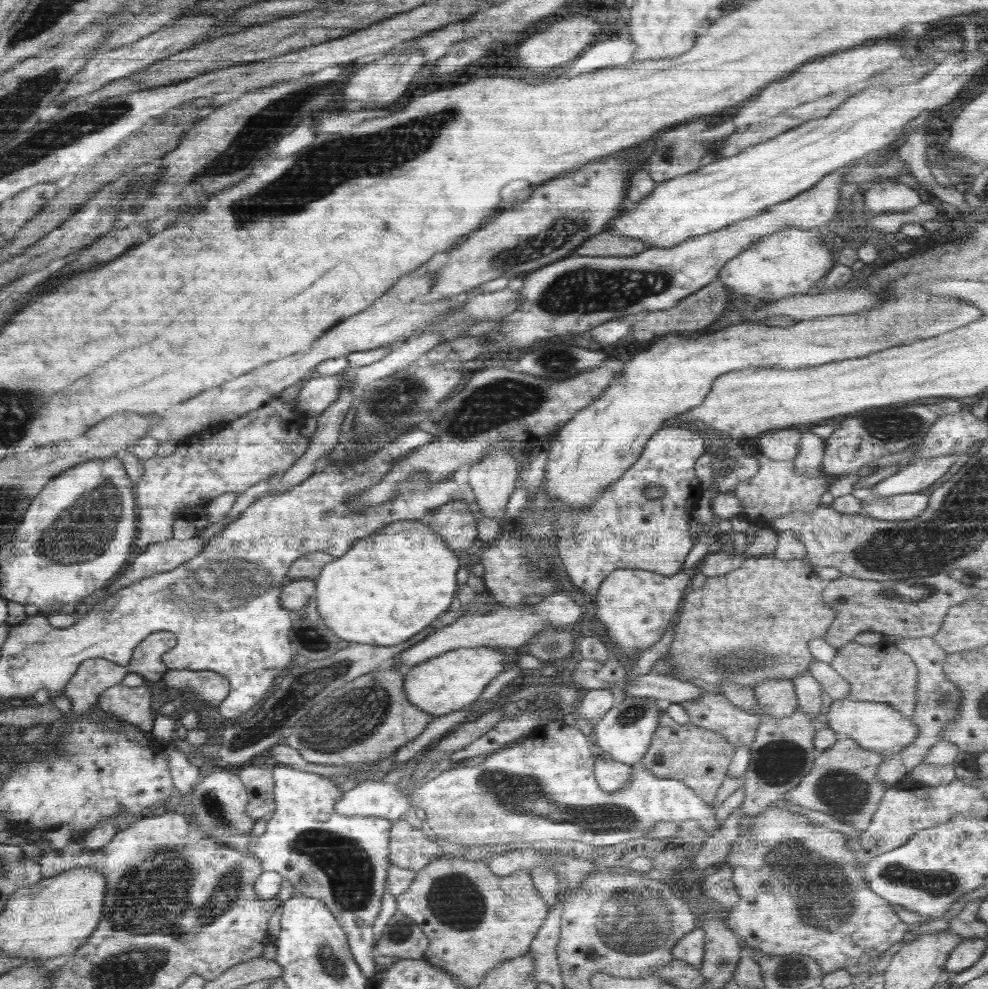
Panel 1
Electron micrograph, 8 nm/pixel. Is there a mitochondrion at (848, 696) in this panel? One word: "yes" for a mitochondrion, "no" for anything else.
no

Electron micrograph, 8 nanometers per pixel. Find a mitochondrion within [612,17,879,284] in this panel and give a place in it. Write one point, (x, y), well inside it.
(669, 151)

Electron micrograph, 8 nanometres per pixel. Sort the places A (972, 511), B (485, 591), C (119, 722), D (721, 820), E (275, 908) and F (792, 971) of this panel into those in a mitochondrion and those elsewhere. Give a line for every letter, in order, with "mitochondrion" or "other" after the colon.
A: mitochondrion
B: other
C: other
D: other
E: other
F: mitochondrion

